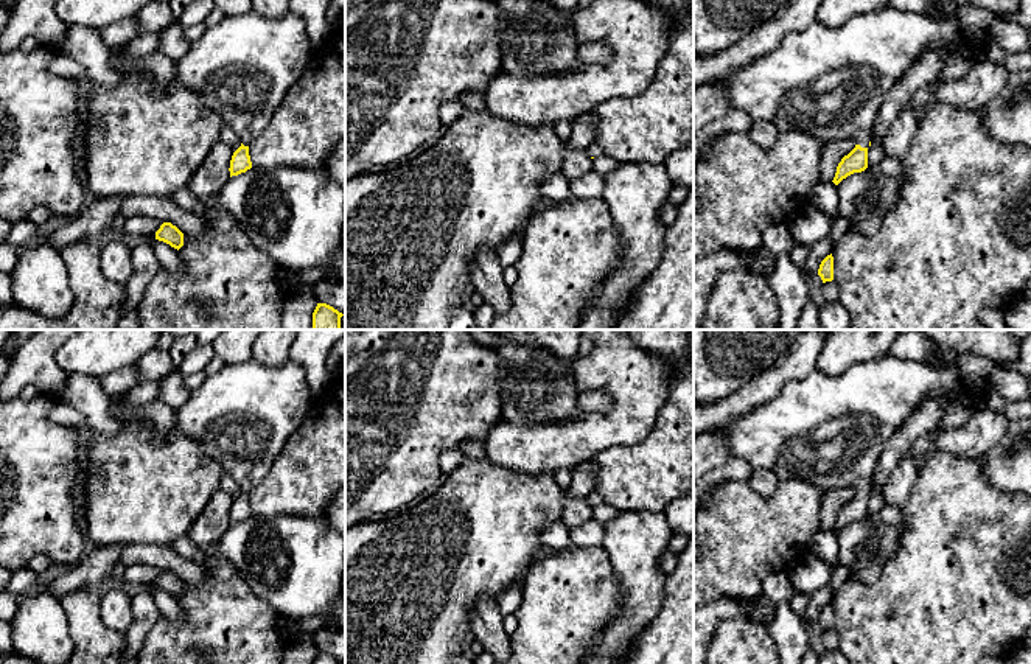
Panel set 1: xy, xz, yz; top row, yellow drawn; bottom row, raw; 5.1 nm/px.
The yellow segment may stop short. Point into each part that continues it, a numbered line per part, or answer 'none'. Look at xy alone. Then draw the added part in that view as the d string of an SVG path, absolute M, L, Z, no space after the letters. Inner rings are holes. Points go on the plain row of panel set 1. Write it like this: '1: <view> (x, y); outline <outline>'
1: xy (243, 415); outline M253 358L224 367L190 392L187 403L174 411L176 428L218 460L244 495L249 495L271 471L285 443L300 428L314 395L305 370L288 359L278 367L263 365Z

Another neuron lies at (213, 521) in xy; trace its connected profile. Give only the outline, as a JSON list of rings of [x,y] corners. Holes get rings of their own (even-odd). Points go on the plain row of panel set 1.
[[[218,490],[202,508],[187,533],[199,549],[208,550],[225,533],[233,501],[232,495]]]

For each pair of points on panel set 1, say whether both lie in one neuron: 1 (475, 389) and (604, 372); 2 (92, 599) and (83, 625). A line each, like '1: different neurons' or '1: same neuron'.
1: different neurons
2: same neuron

